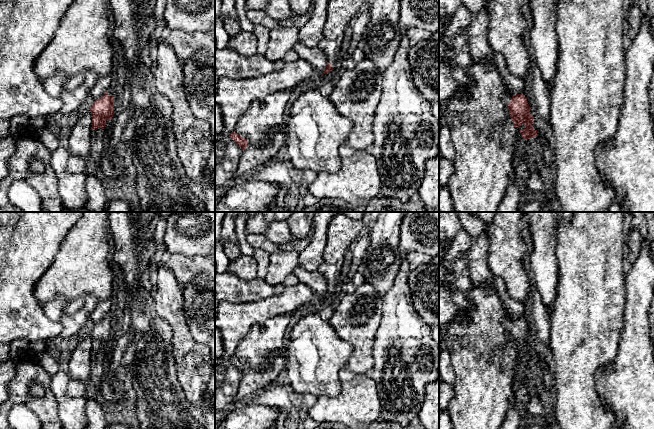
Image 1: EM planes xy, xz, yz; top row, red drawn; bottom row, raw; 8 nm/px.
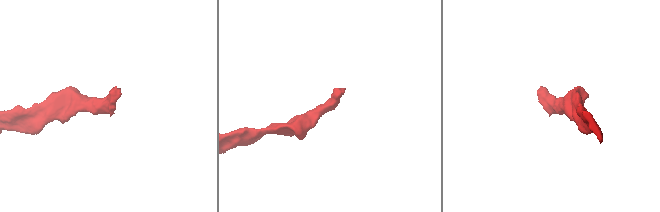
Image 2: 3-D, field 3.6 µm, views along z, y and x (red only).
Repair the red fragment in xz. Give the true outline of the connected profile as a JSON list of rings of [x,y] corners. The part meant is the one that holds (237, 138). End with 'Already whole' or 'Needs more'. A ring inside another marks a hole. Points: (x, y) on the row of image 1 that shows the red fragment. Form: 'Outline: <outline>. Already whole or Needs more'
Outline: [[[235,131],[229,133],[230,138],[242,149],[247,147],[247,140]]]. Already whole

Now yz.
Outline: [[[486,11],[473,13],[472,20],[464,31],[473,64],[465,68],[472,79],[470,87],[451,97],[444,108],[443,120],[450,130],[450,137],[455,148],[454,173],[447,186],[450,192],[453,212],[498,212],[498,208],[507,193],[510,178],[513,175],[513,161],[522,158],[527,150],[526,142],[537,135],[532,126],[534,116],[530,114],[530,106],[523,94],[511,94],[502,81],[496,66],[495,54],[487,40]]]. Needs more

